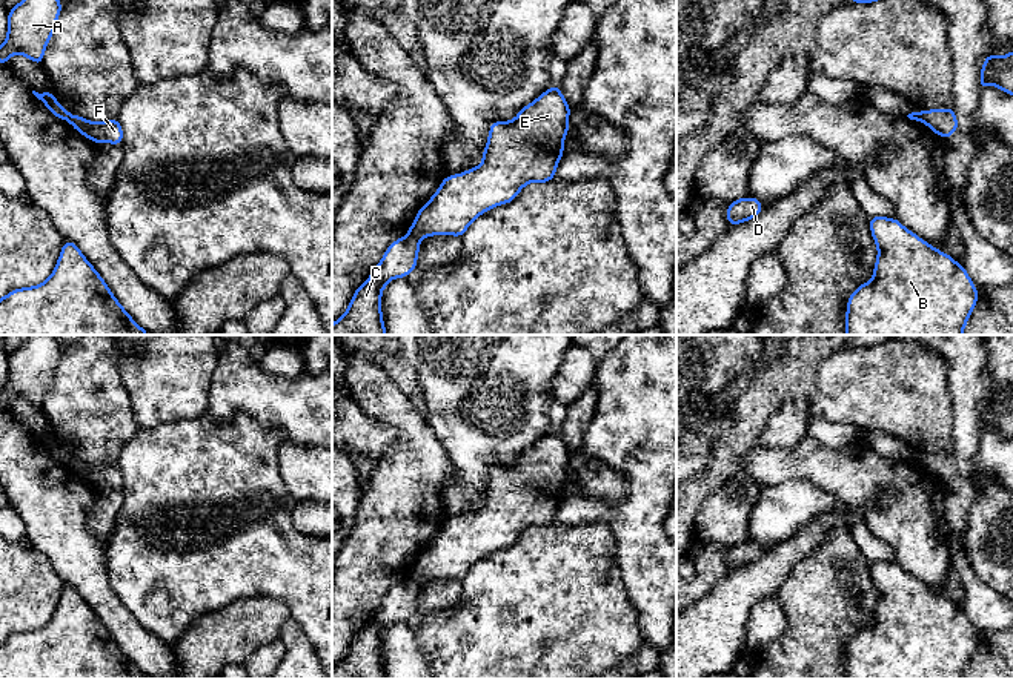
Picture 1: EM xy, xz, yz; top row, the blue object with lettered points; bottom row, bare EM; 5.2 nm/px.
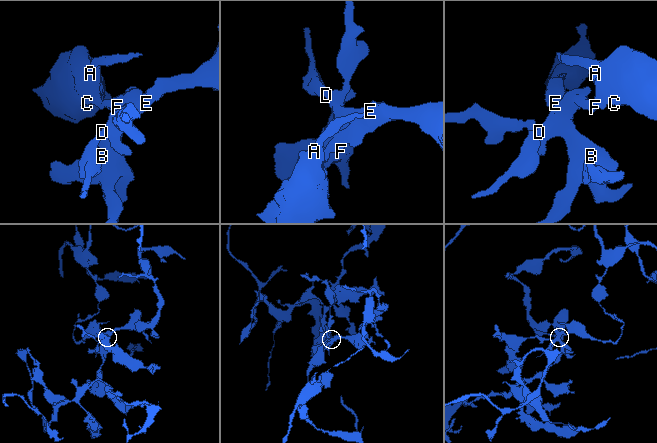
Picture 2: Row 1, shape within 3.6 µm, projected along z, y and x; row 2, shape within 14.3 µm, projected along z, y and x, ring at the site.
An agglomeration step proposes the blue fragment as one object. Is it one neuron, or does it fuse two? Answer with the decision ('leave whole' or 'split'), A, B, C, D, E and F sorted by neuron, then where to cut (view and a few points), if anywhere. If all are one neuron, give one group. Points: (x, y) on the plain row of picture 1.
split | A C / B D E F | xz (409, 576), (418, 584)

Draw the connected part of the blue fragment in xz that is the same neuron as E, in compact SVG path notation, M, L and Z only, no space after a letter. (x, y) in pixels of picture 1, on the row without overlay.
M558 430L549 432L535 445L524 450L512 465L493 465L483 496L483 507L463 518L446 521L432 542L418 555L409 578L415 582L430 579L463 581L469 568L493 550L507 548L529 527L547 527L555 522L563 485L570 475L570 452Z

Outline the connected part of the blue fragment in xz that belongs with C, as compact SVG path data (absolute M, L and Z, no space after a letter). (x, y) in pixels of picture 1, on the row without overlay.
M407 578L394 585L370 621L355 634L346 657L332 668L332 679L387 679L381 636L394 622L417 613L420 584Z

